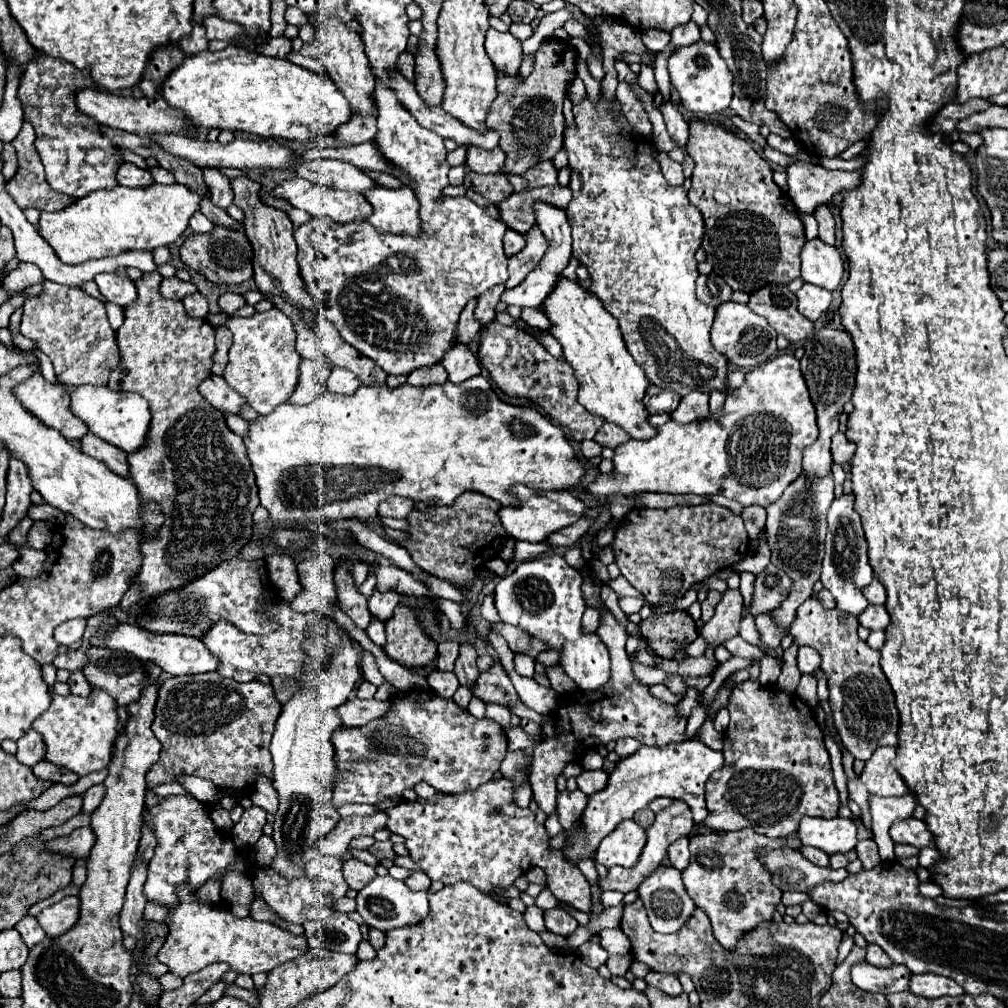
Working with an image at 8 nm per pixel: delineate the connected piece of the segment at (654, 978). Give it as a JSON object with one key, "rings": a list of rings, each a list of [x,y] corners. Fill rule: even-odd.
{"rings":[[[649,972],[647,974],[647,984],[659,988],[667,996],[679,996],[683,992],[677,976],[675,974],[667,974],[667,972]]]}

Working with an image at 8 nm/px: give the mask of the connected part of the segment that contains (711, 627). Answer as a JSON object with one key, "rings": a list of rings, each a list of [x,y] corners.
{"rings":[[[727,590],[723,594],[721,602],[717,604],[713,618],[699,628],[699,636],[705,638],[705,642],[713,648],[723,646],[729,638],[739,634],[741,608],[743,608],[741,592],[739,590]]]}

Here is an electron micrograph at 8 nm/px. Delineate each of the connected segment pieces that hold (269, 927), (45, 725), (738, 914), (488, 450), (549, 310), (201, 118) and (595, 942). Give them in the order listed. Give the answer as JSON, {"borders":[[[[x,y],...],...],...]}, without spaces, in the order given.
{"borders":[[[[177,888],[179,904],[169,906],[167,926],[169,936],[161,950],[157,952],[157,960],[167,964],[175,976],[189,976],[203,970],[209,964],[225,962],[237,974],[257,974],[271,972],[271,968],[293,960],[307,952],[307,938],[295,936],[275,924],[257,922],[251,916],[239,918],[235,916],[227,904],[205,904],[197,898],[197,890]]],[[[93,690],[91,696],[79,698],[79,696],[59,696],[51,694],[53,702],[51,708],[35,720],[33,728],[43,734],[43,740],[47,744],[47,762],[63,766],[77,776],[87,776],[95,770],[107,768],[111,762],[111,742],[115,742],[115,700],[103,692]]],[[[751,828],[739,830],[739,832],[713,832],[711,836],[693,836],[689,842],[691,848],[691,862],[683,870],[683,882],[687,888],[687,894],[693,898],[693,902],[703,908],[713,924],[713,934],[725,948],[733,948],[735,940],[743,936],[743,932],[755,928],[755,924],[763,920],[773,920],[775,904],[781,902],[781,890],[771,884],[771,876],[767,870],[759,864],[757,854],[759,852],[771,852],[773,848],[785,846],[785,838],[771,840],[767,836],[759,836],[757,832],[751,832]]],[[[473,376],[471,380],[463,384],[443,384],[443,386],[431,386],[431,388],[415,388],[415,386],[401,386],[401,388],[389,388],[389,386],[361,386],[353,396],[343,394],[331,394],[325,392],[319,396],[319,400],[313,400],[307,406],[291,406],[291,404],[279,404],[271,414],[259,416],[255,422],[249,424],[249,436],[243,438],[249,450],[249,460],[253,464],[253,472],[257,476],[259,486],[259,498],[261,504],[269,510],[269,516],[275,524],[291,524],[291,522],[309,522],[309,520],[321,520],[323,516],[327,520],[341,520],[341,518],[359,518],[369,520],[377,516],[377,506],[381,500],[389,496],[403,496],[411,498],[415,502],[423,502],[427,506],[453,506],[453,502],[463,492],[479,492],[485,494],[503,506],[521,506],[517,496],[513,494],[513,484],[525,484],[533,490],[571,490],[575,488],[581,478],[585,476],[583,464],[577,460],[569,440],[565,438],[565,432],[561,426],[553,424],[545,414],[531,406],[513,406],[505,404],[497,398],[493,392],[489,380],[485,376]]],[[[563,276],[549,298],[543,302],[543,308],[547,318],[553,322],[549,332],[563,346],[565,360],[571,364],[579,380],[579,402],[585,406],[585,410],[621,426],[635,440],[653,438],[657,428],[647,422],[649,412],[643,406],[649,380],[641,366],[627,352],[617,320],[611,318],[603,304],[599,304],[595,296],[589,296],[589,292],[583,290],[579,282],[571,282]]],[[[229,44],[221,52],[207,50],[199,52],[199,56],[185,58],[165,80],[161,96],[173,108],[187,112],[197,128],[239,130],[301,144],[335,134],[335,130],[351,118],[347,98],[337,92],[329,76],[235,44]]],[[[595,934],[589,942],[585,942],[583,946],[579,946],[579,948],[577,948],[577,952],[579,952],[579,956],[581,956],[589,966],[593,966],[593,968],[603,966],[603,964],[605,964],[605,960],[607,960],[607,956],[609,956],[609,954],[601,948],[597,934]]]]}

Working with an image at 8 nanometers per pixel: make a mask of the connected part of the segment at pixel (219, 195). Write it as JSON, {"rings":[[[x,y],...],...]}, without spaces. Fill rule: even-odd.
{"rings":[[[201,168],[203,170],[203,180],[211,192],[213,204],[221,208],[229,208],[233,202],[233,192],[231,192],[231,182],[225,174],[221,174],[217,168]]]}

